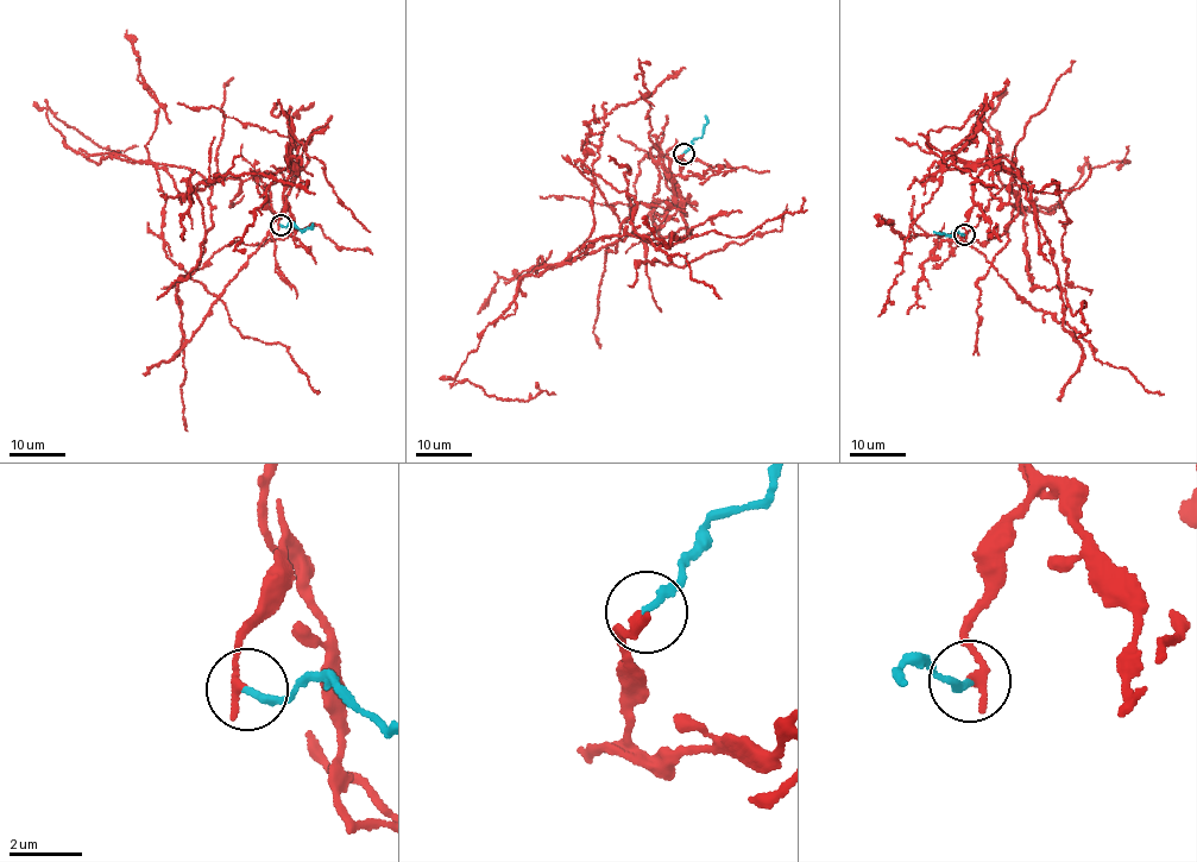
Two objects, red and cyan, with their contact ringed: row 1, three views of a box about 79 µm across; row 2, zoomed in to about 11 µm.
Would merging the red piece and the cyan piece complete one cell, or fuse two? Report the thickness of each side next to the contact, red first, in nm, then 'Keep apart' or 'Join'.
Thickness 280 nm (red) against 220 nm. Keep apart

